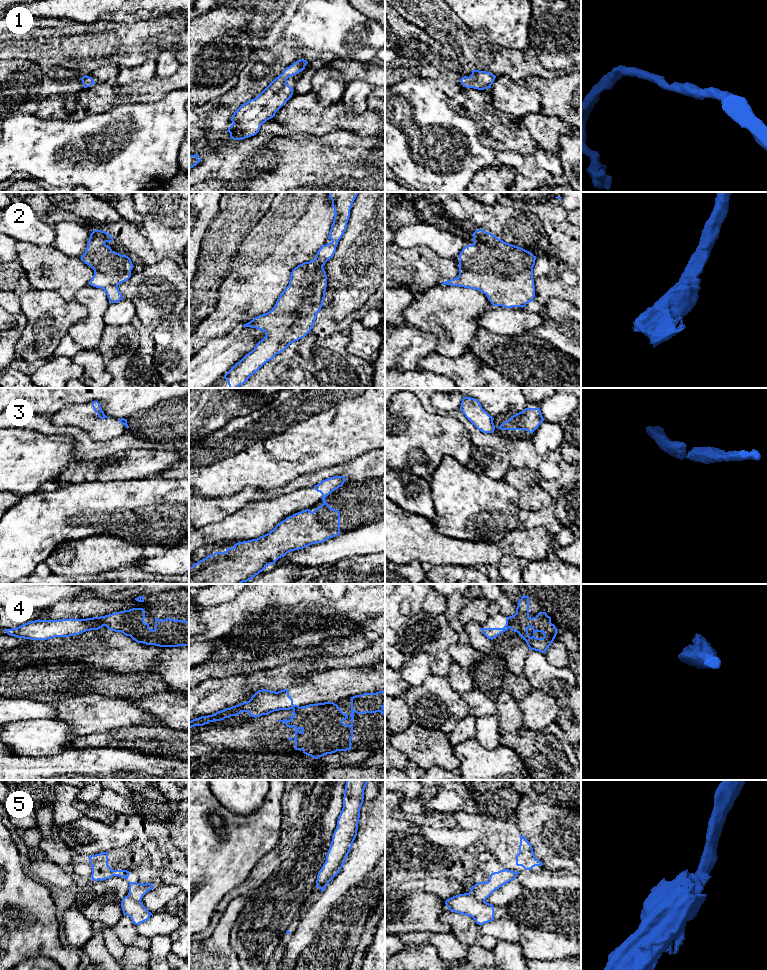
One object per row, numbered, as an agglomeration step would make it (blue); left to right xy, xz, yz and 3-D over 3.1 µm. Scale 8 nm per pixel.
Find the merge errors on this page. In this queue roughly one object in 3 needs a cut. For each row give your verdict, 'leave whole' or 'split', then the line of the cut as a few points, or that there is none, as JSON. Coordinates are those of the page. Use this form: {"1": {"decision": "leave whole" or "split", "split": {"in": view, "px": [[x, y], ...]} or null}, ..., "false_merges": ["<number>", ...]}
{"1": {"decision": "leave whole", "split": null}, "2": {"decision": "leave whole", "split": null}, "3": {"decision": "split", "split": {"in": "xz", "px": [[324, 497], [322, 499]]}}, "4": {"decision": "split", "split": {"in": "yz", "px": [[507, 617], [510, 627]]}}, "5": {"decision": "split", "split": {"in": "xz", "px": [[338, 869], [333, 872], [321, 889]]}}, "false_merges": ["3", "4", "5"]}

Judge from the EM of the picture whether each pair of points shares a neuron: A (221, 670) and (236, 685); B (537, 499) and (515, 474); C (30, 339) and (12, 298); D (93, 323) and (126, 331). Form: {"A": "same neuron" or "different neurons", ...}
{"A": "different neurons", "B": "same neuron", "C": "different neurons", "D": "different neurons"}

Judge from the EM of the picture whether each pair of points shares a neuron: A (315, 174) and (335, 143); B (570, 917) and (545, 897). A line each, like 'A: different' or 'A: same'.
A: same
B: same

